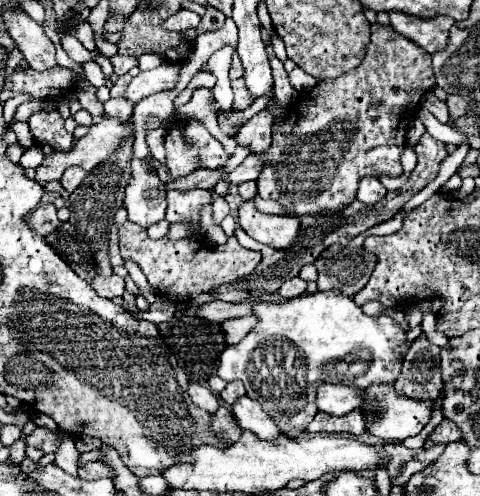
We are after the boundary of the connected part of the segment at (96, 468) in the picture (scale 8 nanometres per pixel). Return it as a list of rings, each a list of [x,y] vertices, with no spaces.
[[[90,462],[90,464],[86,464],[86,466],[78,468],[78,474],[80,474],[80,478],[84,478],[84,480],[112,478],[112,470],[110,470],[106,464],[102,464],[102,462]]]

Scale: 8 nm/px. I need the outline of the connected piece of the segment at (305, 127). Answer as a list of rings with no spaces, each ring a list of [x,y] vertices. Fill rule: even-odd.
[[[372,24],[372,38],[362,64],[336,80],[322,80],[312,90],[302,92],[294,98],[288,108],[288,120],[274,128],[274,140],[268,152],[260,156],[264,160],[264,172],[256,180],[258,194],[264,200],[278,202],[286,216],[316,216],[316,214],[336,214],[350,206],[356,198],[358,182],[366,176],[390,176],[402,174],[400,154],[406,146],[406,132],[420,106],[422,96],[432,90],[434,74],[430,56],[398,32]],[[278,188],[302,188],[302,192],[280,192]]]

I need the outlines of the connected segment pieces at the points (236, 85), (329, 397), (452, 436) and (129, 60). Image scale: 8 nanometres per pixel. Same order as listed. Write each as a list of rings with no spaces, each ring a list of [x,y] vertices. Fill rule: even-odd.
[[[232,80],[232,90],[234,90],[234,110],[246,110],[252,104],[252,96],[248,96],[248,90],[244,88],[244,80]]]
[[[320,384],[316,394],[316,406],[320,412],[344,416],[356,408],[356,392],[360,392],[360,388]]]
[[[442,420],[428,436],[434,444],[448,444],[448,442],[456,442],[460,440],[460,430],[456,428],[456,424],[452,424],[450,420]]]
[[[120,54],[112,56],[110,62],[112,62],[114,72],[116,72],[118,76],[122,76],[122,74],[126,74],[130,68],[138,66],[138,58],[132,58],[132,56],[120,56]]]

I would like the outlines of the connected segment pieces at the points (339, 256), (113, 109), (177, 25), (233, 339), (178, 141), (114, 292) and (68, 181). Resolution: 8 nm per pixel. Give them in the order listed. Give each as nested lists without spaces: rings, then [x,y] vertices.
[[[334,244],[316,258],[318,290],[340,290],[346,296],[360,292],[376,266],[376,256],[362,248]]]
[[[122,96],[120,98],[110,98],[108,102],[104,102],[104,116],[114,116],[122,122],[130,120],[132,116],[132,104],[128,104],[128,100],[124,100]]]
[[[182,8],[178,14],[170,16],[162,26],[164,26],[164,28],[168,28],[168,30],[184,32],[186,28],[196,28],[196,26],[198,26],[198,22],[200,22],[200,16],[198,16],[196,12]]]
[[[248,316],[248,318],[234,318],[234,320],[226,320],[222,324],[224,328],[224,334],[226,334],[226,340],[228,344],[238,344],[248,332],[252,332],[258,324],[258,318],[256,316]]]
[[[176,120],[166,132],[166,168],[172,178],[188,176],[196,170],[196,148],[188,146],[182,138],[180,120]]]
[[[112,274],[110,278],[94,278],[92,286],[96,286],[96,292],[104,298],[114,298],[124,294],[124,278]]]
[[[70,166],[70,168],[64,172],[64,176],[62,176],[62,186],[64,186],[68,192],[72,192],[74,188],[78,188],[78,186],[84,182],[86,176],[88,176],[88,172],[86,172],[84,168],[80,168],[80,166]]]

